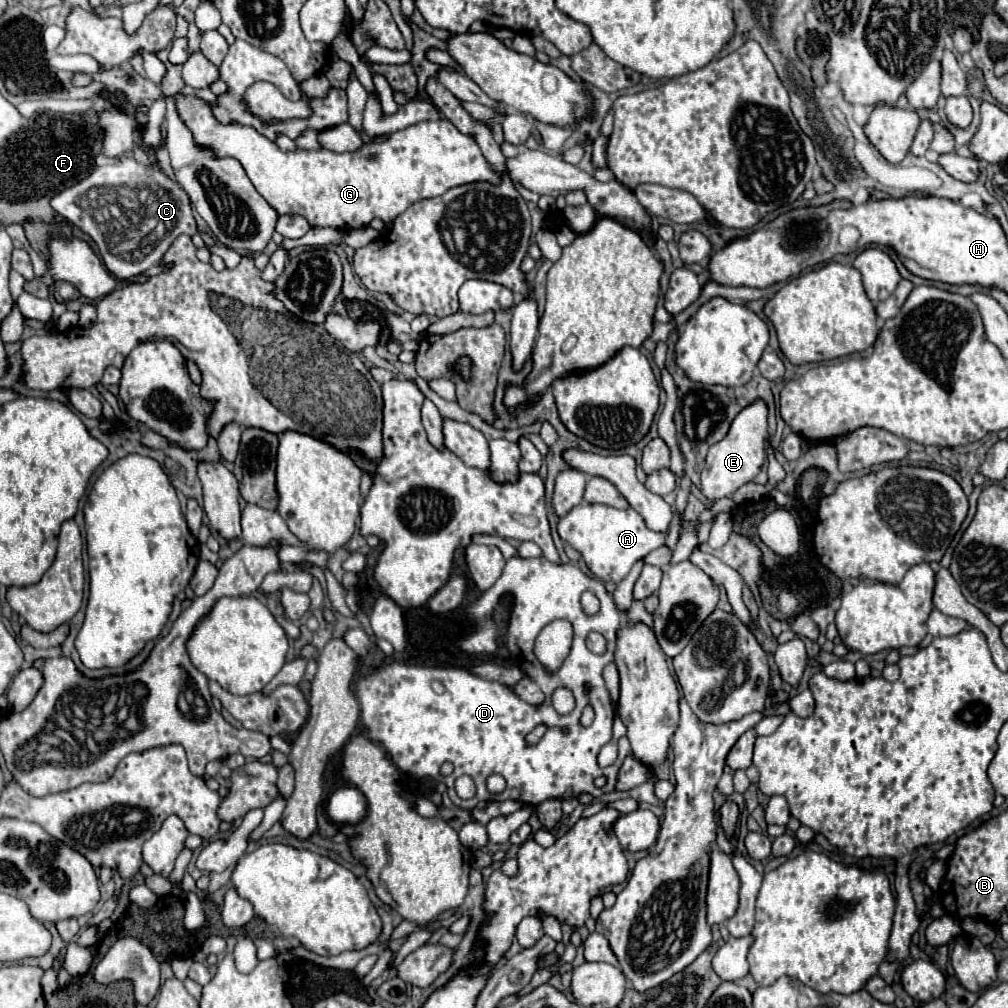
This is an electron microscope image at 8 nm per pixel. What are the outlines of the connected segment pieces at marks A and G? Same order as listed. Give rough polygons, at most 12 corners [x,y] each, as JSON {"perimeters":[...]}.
{"perimeters":[[[590,502],[558,534],[602,582],[660,548],[636,510]],[[176,94],[194,140],[234,156],[278,214],[386,224],[500,182],[446,118],[336,154],[282,152]]]}

